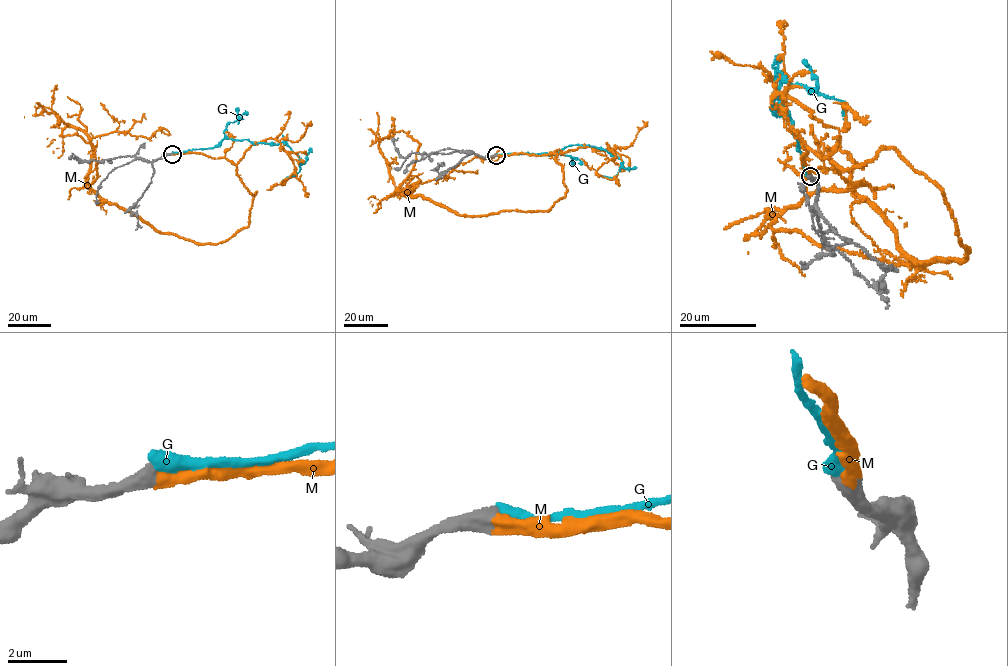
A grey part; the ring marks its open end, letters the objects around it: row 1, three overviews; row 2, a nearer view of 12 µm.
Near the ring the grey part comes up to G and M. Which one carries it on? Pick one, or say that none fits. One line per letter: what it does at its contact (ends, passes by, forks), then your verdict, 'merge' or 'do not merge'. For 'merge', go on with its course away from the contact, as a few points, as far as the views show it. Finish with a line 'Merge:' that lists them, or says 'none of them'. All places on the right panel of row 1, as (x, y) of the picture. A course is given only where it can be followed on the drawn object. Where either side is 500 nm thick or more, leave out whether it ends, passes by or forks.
G: do not merge
M: merge; course (810, 176), (802, 144), (844, 168), (892, 147), (967, 260), (907, 258), (861, 183), (744, 240)
Merge: M

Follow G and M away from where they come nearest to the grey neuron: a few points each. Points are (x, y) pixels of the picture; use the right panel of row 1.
G: (808, 176), (792, 121), (785, 113), (775, 114), (770, 108), (781, 80), (838, 99), (846, 121)
M: (810, 176), (802, 144), (844, 168), (892, 147), (967, 260), (907, 258), (861, 183), (744, 240)

